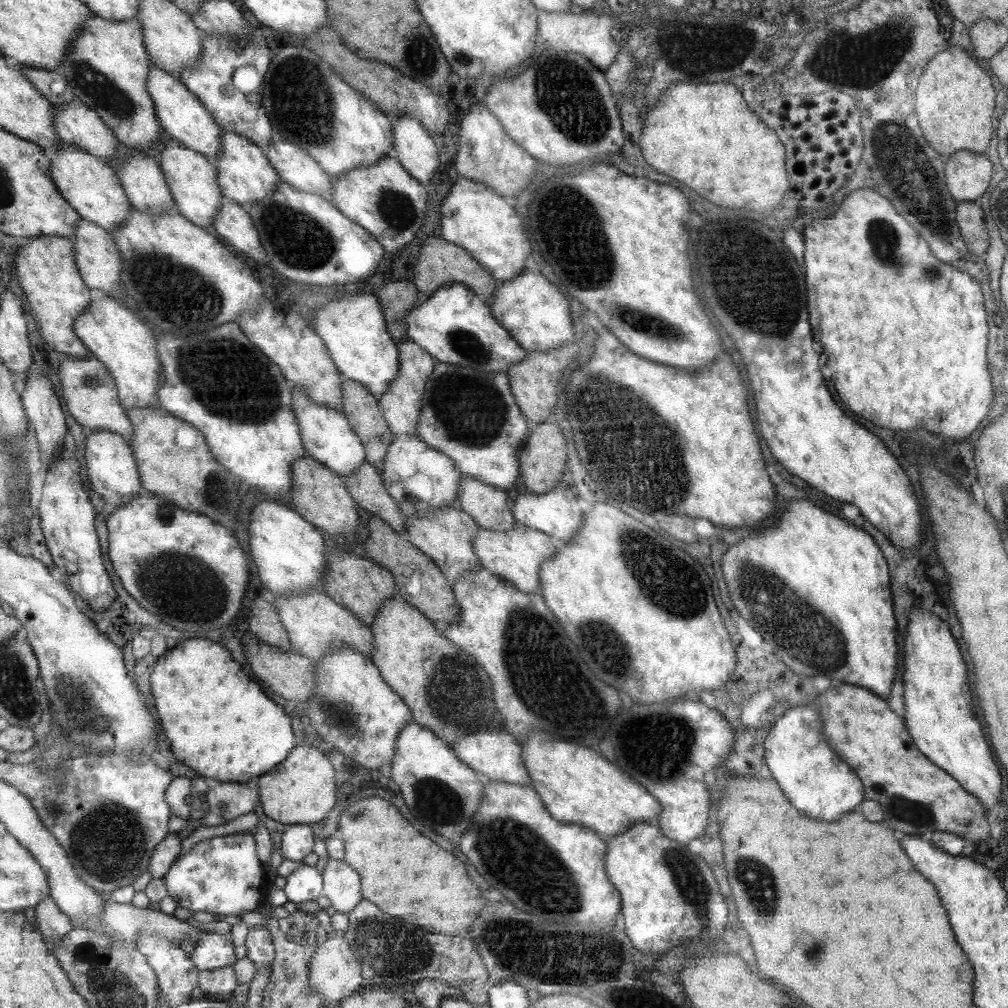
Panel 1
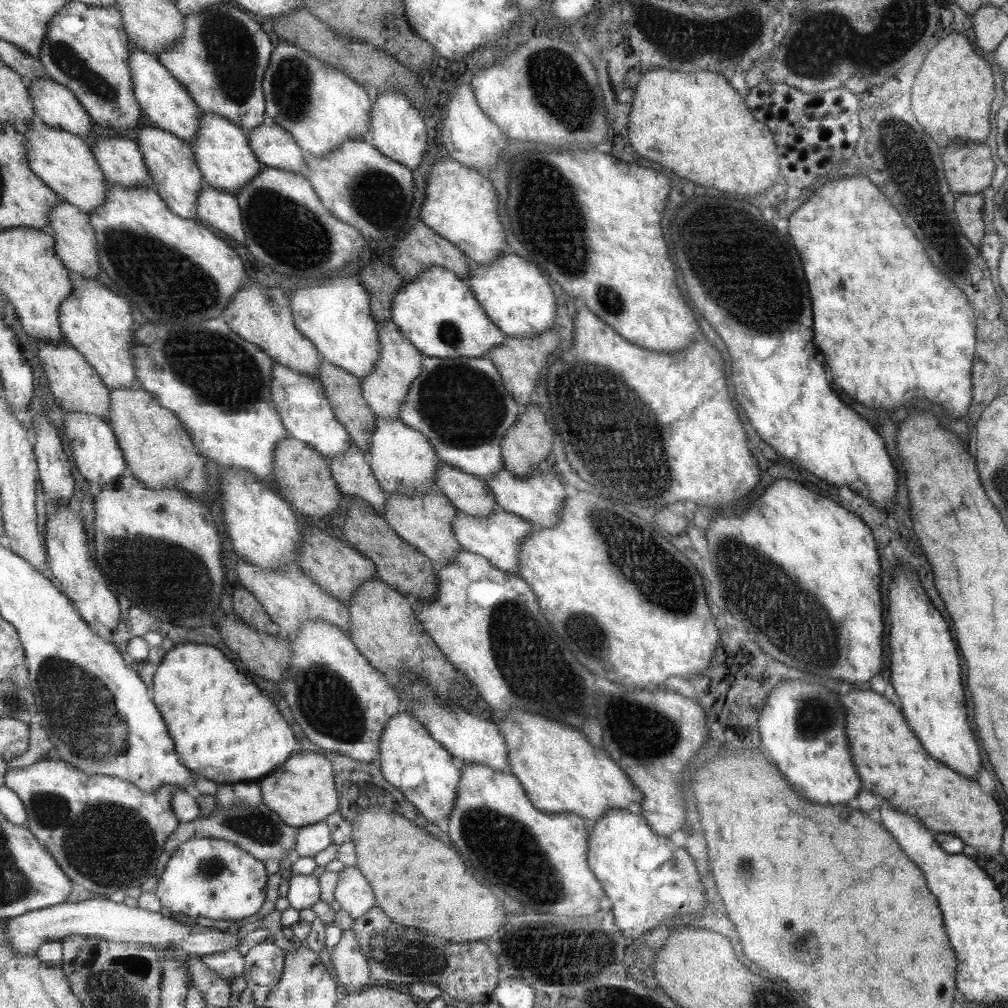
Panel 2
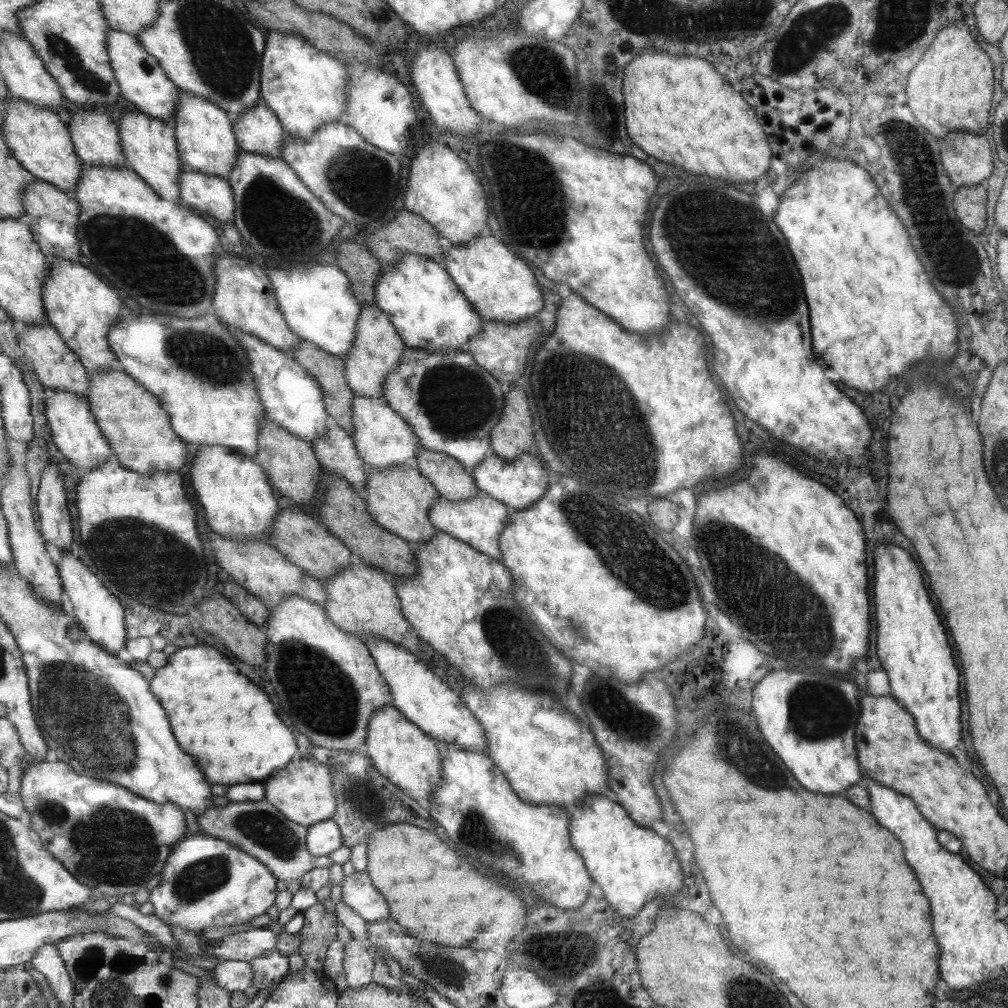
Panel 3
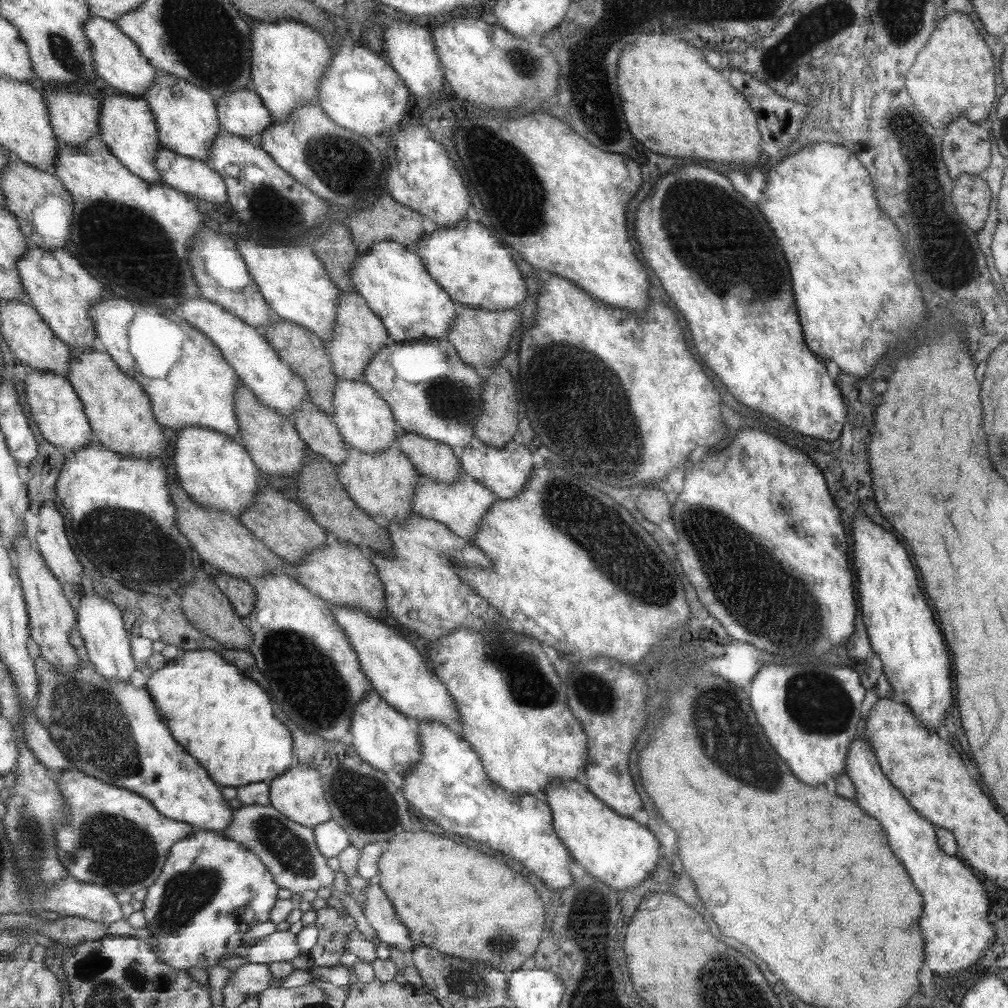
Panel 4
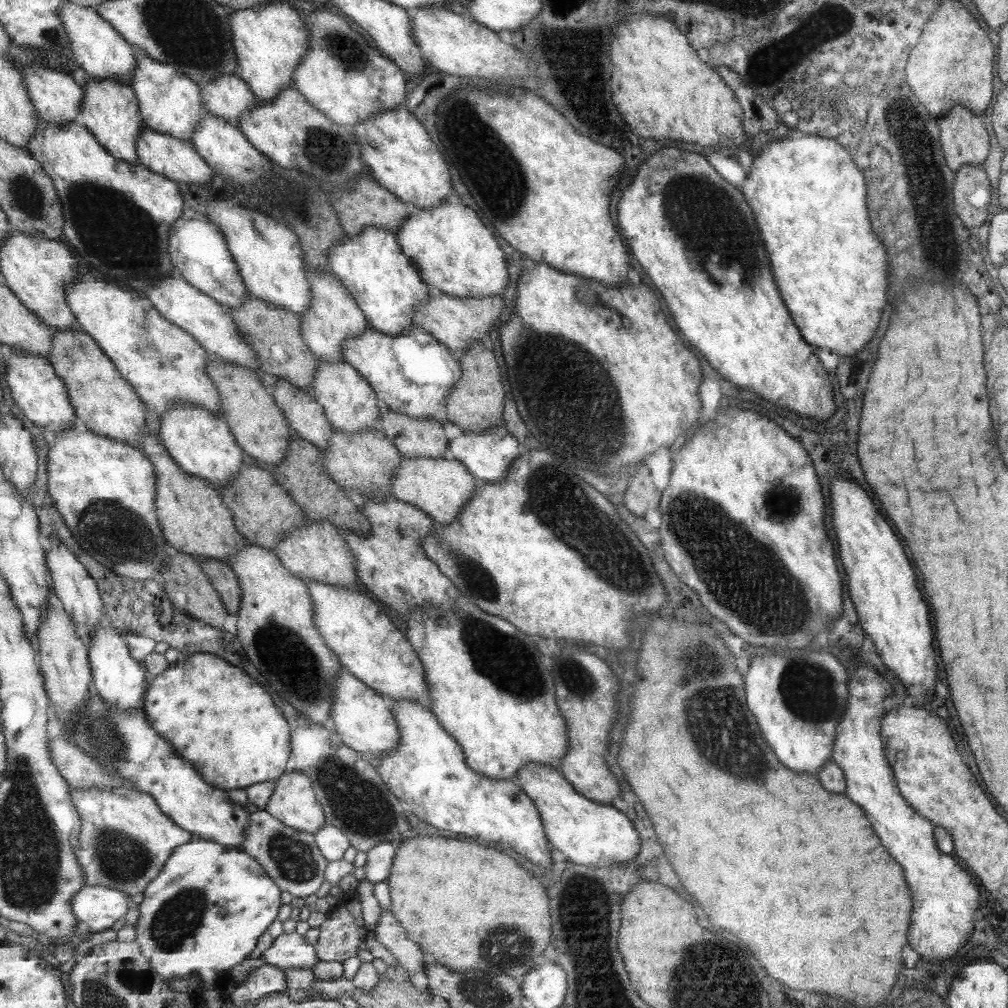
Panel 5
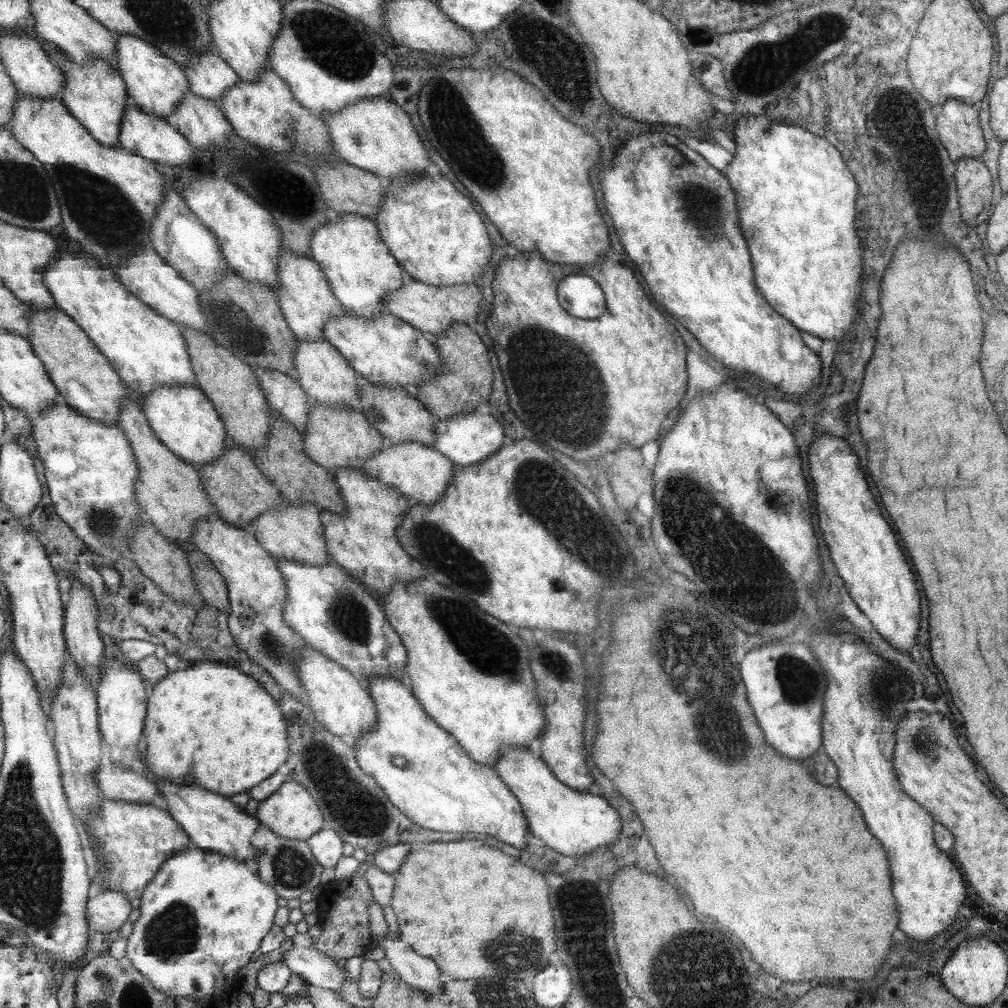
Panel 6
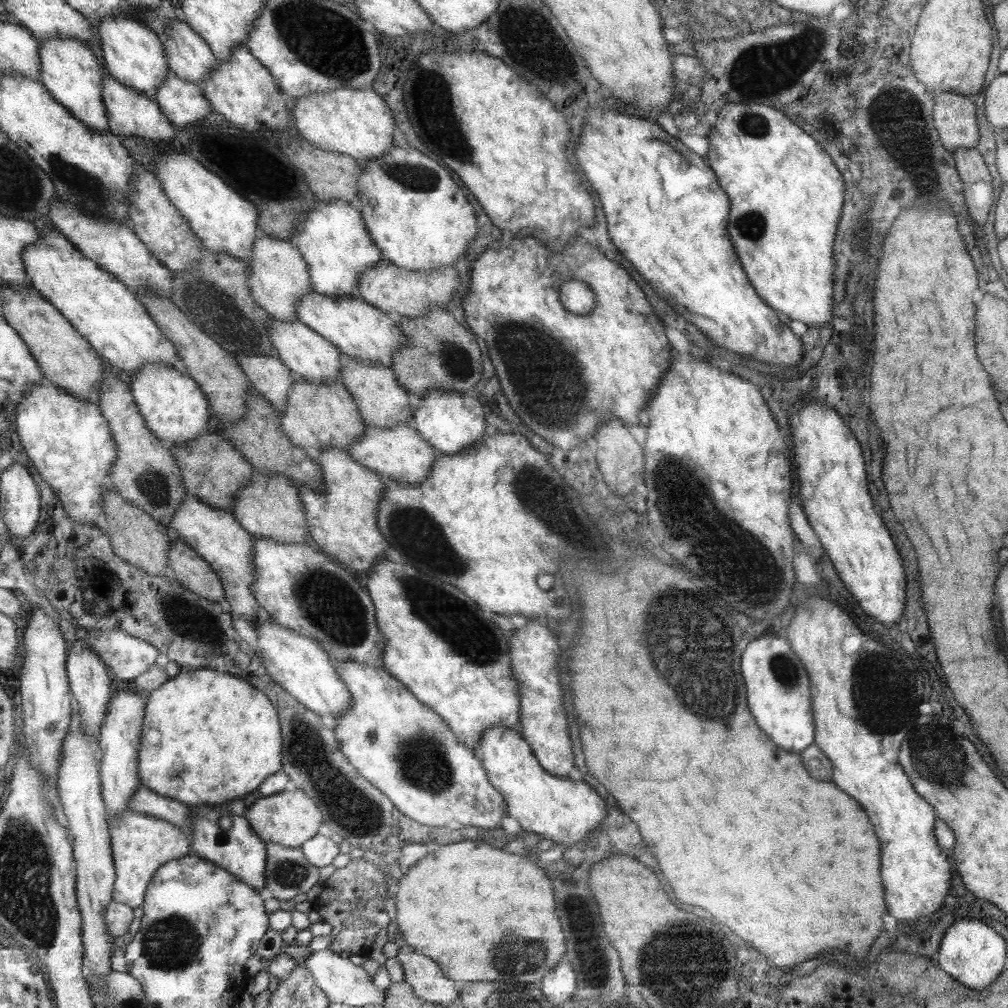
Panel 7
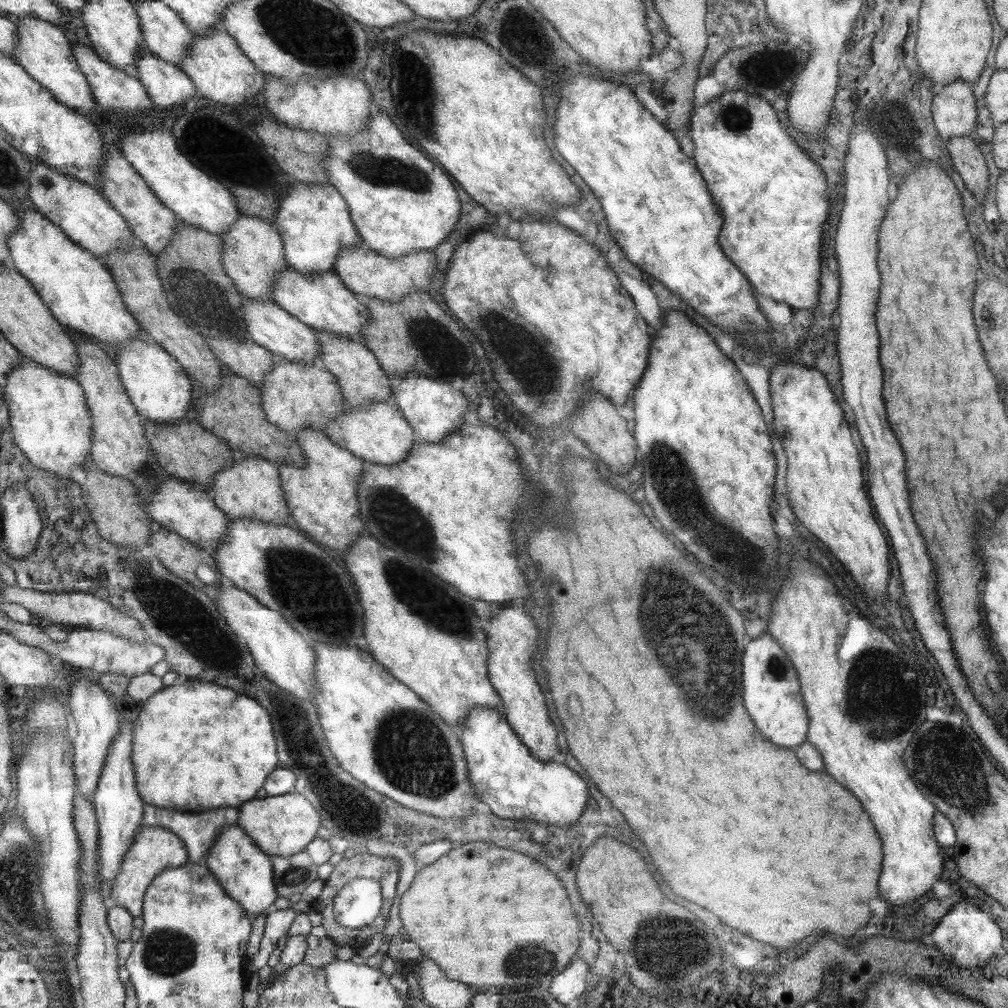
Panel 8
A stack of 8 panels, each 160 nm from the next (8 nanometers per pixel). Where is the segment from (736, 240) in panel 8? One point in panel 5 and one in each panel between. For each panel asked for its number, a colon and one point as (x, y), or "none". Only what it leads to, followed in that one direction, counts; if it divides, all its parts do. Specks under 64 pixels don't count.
5: (810, 196)
6: (797, 196)
7: (765, 164)

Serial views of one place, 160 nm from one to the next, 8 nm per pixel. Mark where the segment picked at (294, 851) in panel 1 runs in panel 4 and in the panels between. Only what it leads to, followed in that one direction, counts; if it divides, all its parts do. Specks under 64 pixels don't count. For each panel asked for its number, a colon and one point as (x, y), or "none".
2: (312, 839)
3: (323, 838)
4: (332, 838)

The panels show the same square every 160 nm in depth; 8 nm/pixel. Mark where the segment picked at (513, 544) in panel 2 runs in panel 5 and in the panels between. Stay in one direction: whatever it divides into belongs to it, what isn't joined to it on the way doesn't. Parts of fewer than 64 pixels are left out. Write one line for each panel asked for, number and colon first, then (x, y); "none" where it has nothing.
3: (480, 522)
4: (462, 506)
5: (442, 487)

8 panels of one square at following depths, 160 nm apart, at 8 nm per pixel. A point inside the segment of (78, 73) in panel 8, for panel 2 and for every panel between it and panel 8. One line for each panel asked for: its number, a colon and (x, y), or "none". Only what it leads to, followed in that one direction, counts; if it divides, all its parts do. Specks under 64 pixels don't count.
2: (176, 175)
3: (151, 145)
4: (129, 127)
5: (111, 111)
6: (96, 93)
7: (71, 71)

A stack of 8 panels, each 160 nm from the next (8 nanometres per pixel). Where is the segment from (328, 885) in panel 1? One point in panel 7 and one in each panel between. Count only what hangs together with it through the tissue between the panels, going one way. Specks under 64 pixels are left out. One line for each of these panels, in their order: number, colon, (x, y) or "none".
2: (354, 893)
3: (358, 892)
4: (378, 910)
5: (410, 956)
6: (423, 973)
7: (429, 981)

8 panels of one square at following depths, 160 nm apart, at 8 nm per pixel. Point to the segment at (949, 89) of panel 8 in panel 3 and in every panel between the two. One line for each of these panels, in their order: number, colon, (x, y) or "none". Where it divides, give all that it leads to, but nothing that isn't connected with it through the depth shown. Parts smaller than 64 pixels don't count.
3: (966, 157)
4: (966, 147)
5: (964, 139)
6: (960, 134)
7: (954, 115)

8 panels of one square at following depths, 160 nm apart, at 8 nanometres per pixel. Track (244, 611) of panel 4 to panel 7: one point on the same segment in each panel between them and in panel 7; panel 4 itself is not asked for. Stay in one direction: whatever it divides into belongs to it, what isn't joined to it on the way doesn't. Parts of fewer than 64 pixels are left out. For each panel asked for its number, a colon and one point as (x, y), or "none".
5: (224, 578)
6: (212, 584)
7: (190, 568)

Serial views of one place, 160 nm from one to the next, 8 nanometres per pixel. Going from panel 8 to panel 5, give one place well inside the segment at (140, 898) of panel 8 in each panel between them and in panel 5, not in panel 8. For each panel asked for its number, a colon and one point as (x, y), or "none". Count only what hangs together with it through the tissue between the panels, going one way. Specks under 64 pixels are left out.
5: (127, 839)
6: (136, 839)
7: (141, 844)

